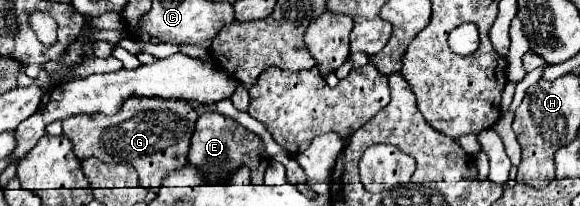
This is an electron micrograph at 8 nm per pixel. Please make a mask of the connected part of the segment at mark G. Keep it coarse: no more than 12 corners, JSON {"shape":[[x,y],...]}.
{"shape":[[129,98],[63,122],[79,160],[131,164],[157,188],[187,164],[197,110]]}

